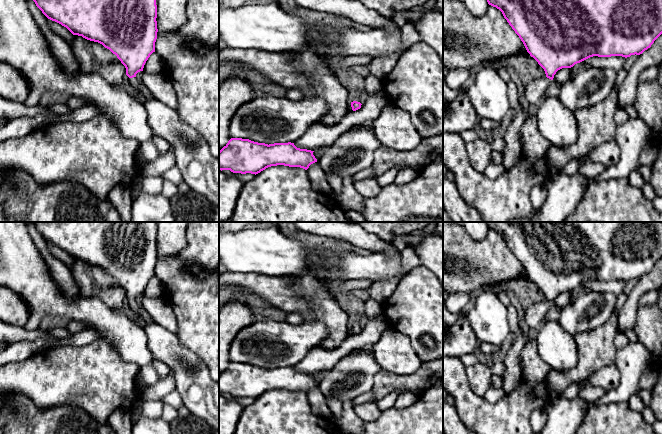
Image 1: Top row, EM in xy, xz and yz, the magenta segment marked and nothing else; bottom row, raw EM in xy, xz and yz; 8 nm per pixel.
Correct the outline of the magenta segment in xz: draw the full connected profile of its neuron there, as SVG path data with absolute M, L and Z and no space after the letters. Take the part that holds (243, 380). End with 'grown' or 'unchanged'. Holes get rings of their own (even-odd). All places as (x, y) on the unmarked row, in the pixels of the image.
M231 362L219 375L219 394L258 398L271 390L284 389L305 394L317 383L314 375L297 372L294 367L265 368Z; unchanged

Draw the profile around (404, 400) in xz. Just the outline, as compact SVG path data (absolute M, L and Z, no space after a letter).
M401 393L394 404L394 408L398 410L408 408L409 406L417 402L418 397L419 396L413 393Z

